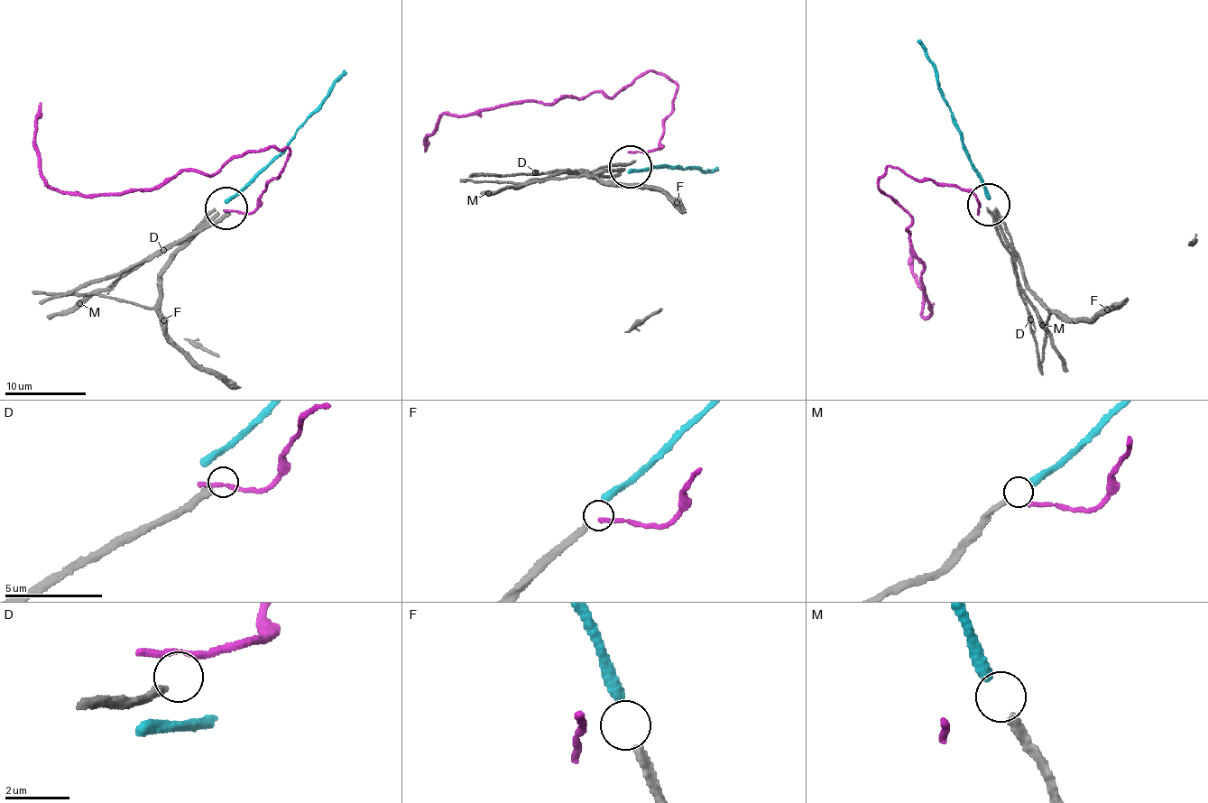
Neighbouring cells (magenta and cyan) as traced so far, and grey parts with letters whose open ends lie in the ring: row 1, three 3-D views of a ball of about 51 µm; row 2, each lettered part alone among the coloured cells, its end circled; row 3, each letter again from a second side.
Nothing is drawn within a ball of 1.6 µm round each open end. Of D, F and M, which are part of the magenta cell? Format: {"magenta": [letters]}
{"magenta": []}

